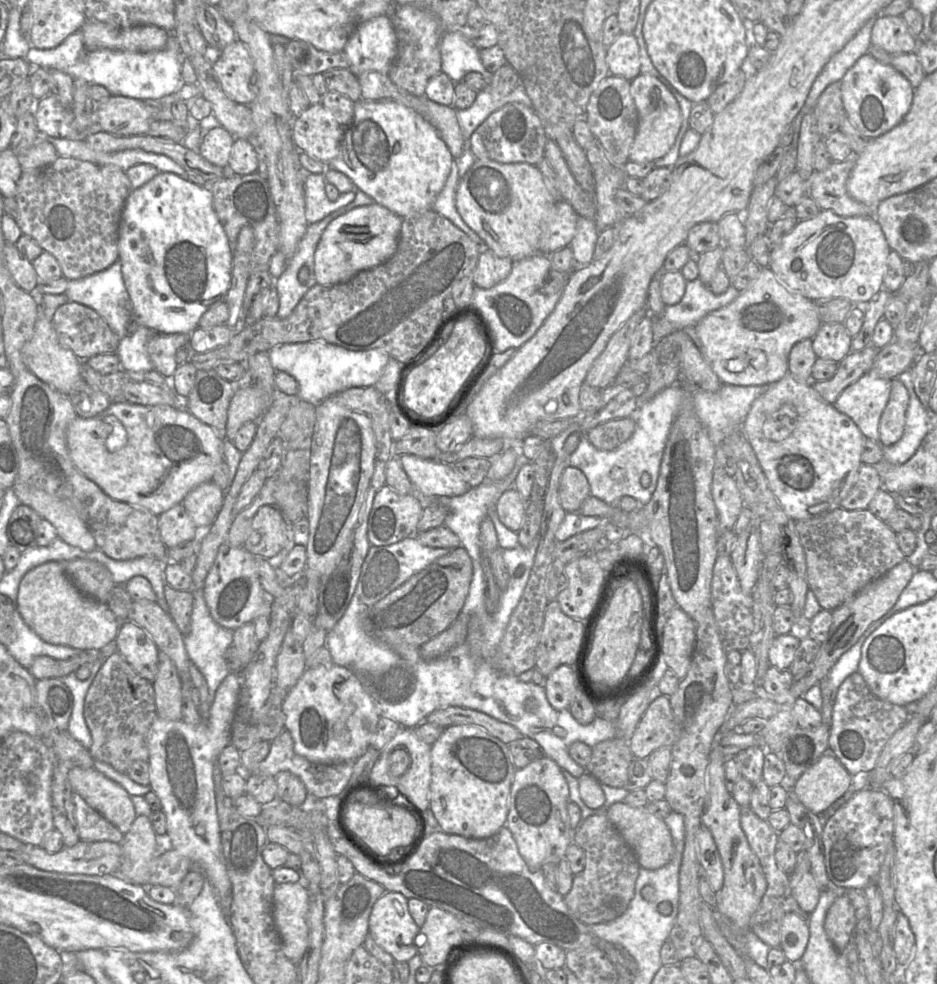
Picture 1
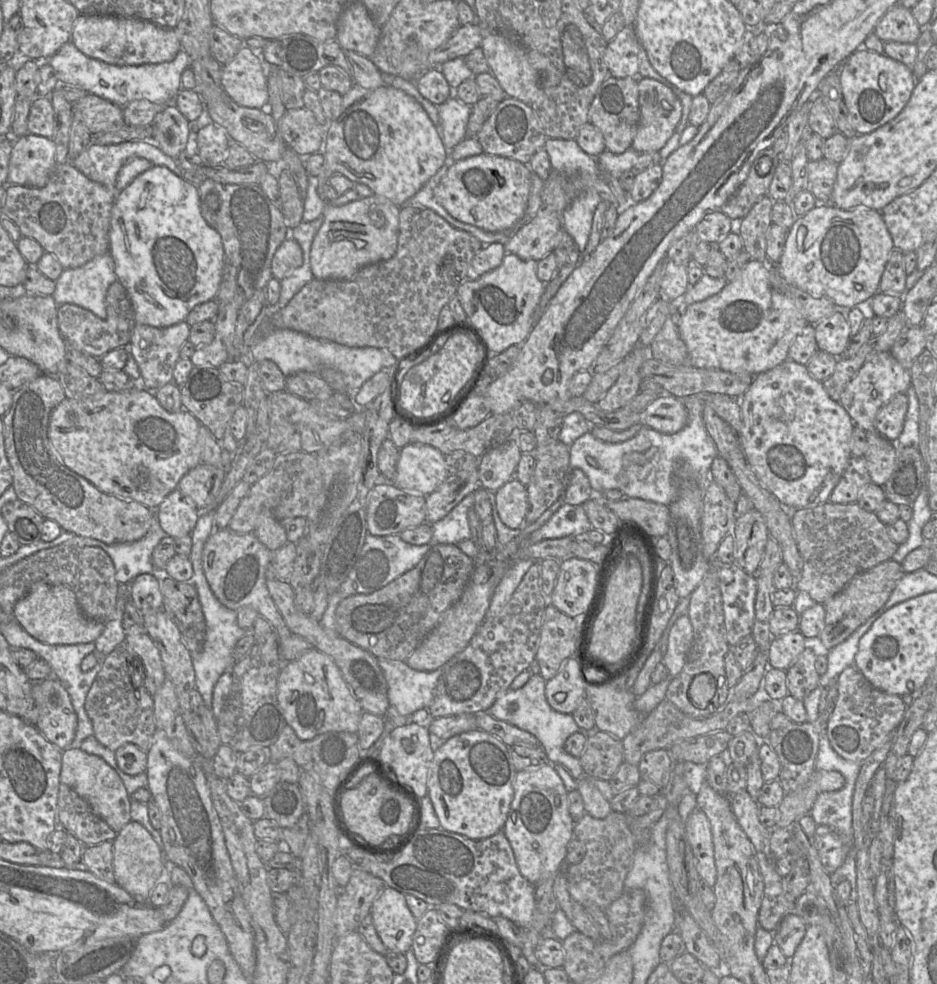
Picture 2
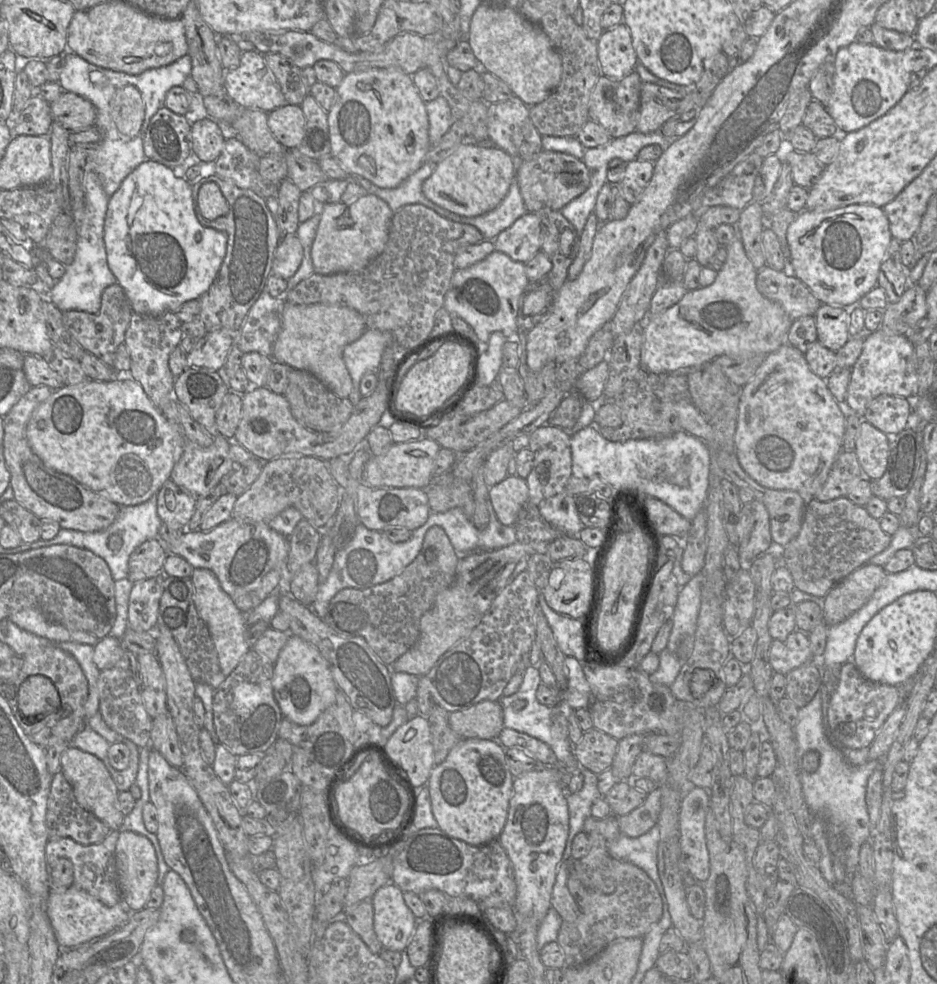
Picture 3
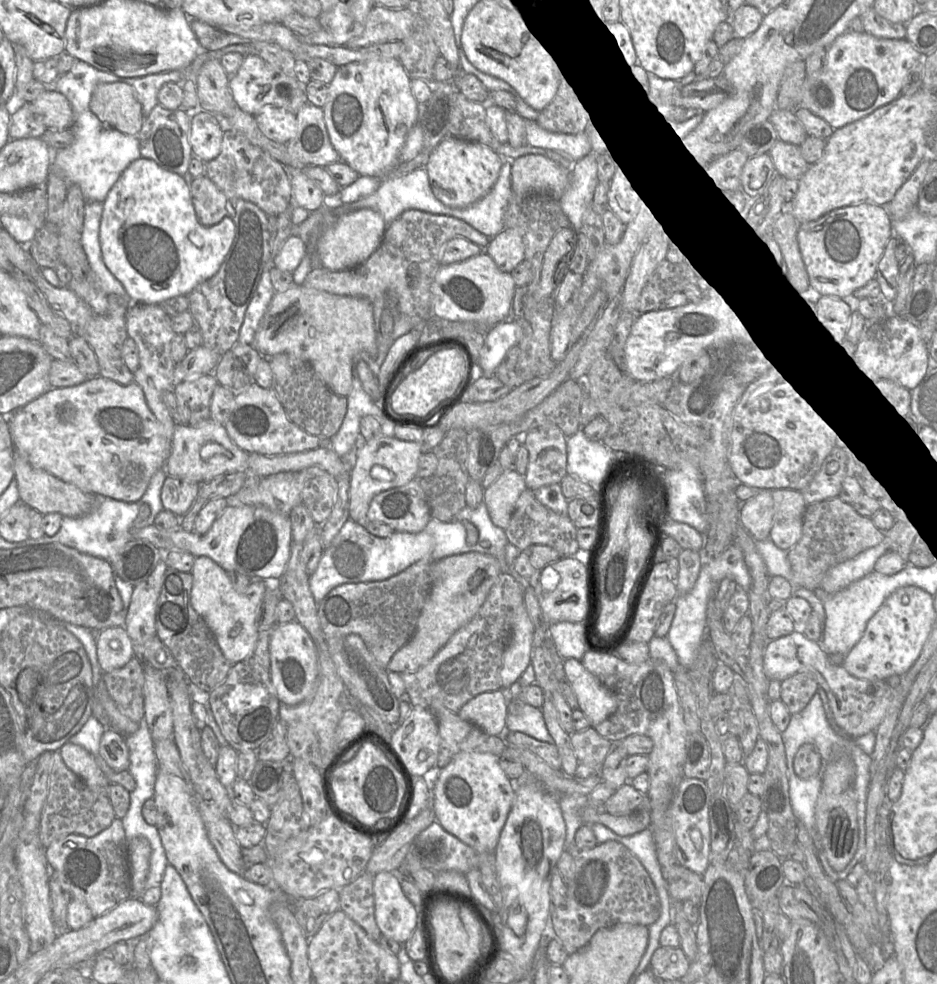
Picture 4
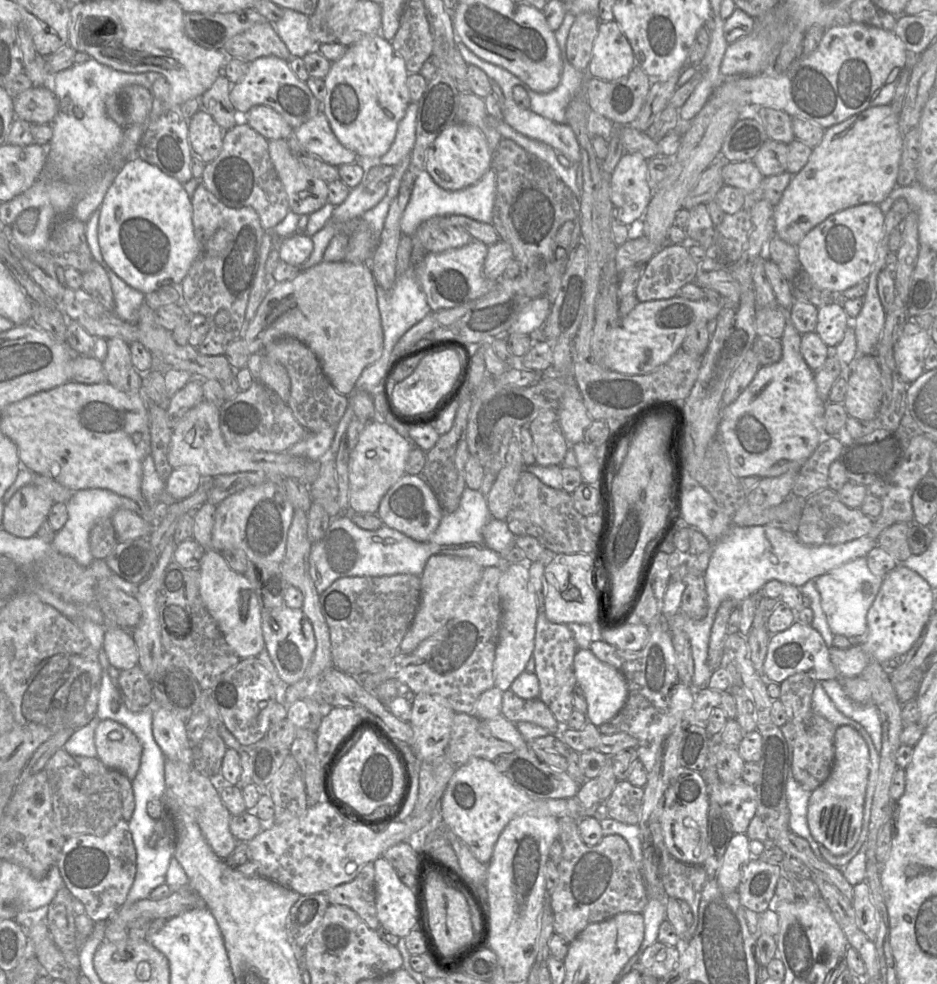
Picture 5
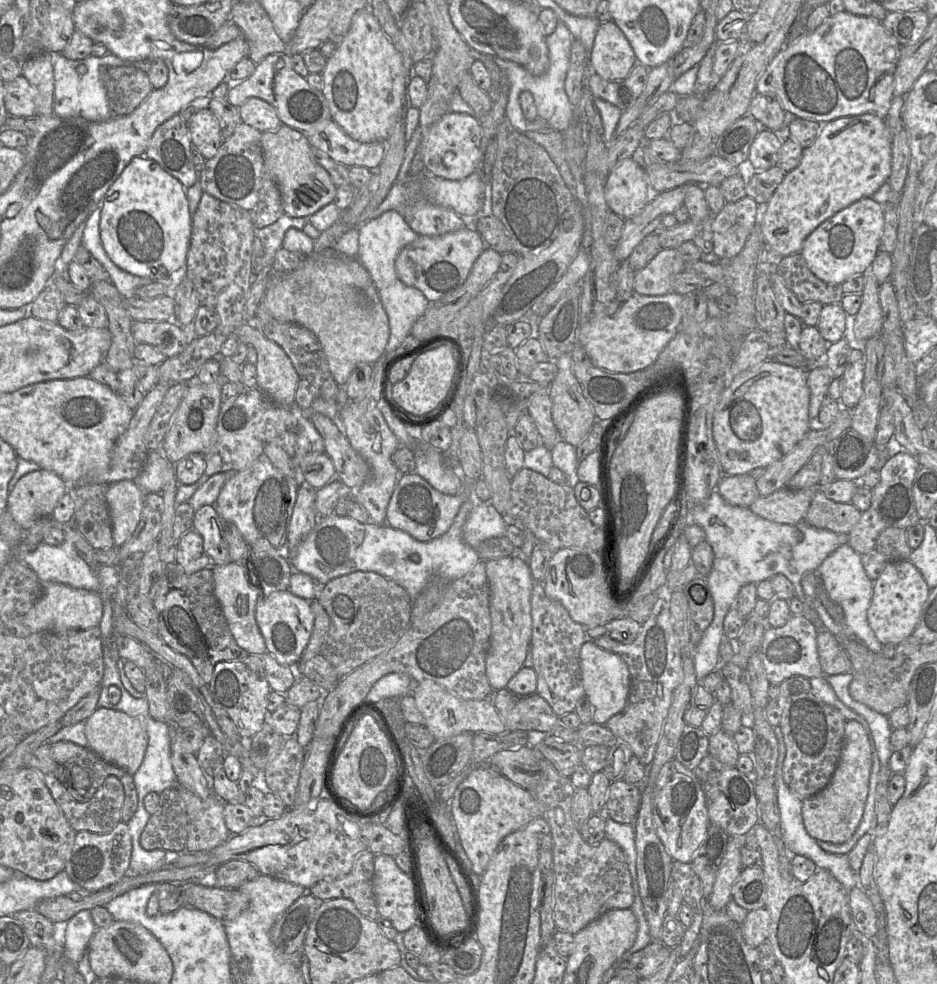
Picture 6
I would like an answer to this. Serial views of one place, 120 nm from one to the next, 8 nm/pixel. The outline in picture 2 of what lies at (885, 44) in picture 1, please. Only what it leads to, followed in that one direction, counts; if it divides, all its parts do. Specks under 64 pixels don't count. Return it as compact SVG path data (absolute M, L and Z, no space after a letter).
M895 4L880 18L873 32L883 42L915 43L921 33L921 26L913 17L911 9Z

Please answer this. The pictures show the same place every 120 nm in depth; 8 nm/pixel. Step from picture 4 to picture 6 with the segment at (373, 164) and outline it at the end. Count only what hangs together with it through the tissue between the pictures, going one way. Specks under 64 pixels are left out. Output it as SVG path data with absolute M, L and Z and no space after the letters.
M369 7L354 15L348 33L321 75L331 119L352 139L363 143L386 141L395 122L405 118L409 106L408 70Z

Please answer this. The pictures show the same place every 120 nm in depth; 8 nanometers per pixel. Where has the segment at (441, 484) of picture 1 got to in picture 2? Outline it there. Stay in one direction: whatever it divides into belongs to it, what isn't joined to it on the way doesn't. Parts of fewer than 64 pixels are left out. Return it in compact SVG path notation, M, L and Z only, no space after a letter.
M409 443L400 449L392 483L407 492L427 496L448 476L445 455L430 445Z

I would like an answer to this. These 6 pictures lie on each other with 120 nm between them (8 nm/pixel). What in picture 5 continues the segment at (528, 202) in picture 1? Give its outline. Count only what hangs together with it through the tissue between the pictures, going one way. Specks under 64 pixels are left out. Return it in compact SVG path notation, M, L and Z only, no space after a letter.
M456 122L446 128L427 151L425 171L435 183L448 191L456 191L478 182L492 168L493 153L483 133L475 126Z

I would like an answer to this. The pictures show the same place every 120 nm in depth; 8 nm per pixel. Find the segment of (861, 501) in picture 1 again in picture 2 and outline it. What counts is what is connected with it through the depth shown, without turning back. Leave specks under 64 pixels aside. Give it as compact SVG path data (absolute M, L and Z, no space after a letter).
M852 456L829 500L832 503L855 503L861 490L871 483L864 457Z

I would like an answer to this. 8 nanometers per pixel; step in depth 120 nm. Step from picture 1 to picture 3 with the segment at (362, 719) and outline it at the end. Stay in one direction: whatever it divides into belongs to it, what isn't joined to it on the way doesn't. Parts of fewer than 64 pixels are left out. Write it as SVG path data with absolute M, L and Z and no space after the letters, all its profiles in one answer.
M291 634L274 663L274 697L284 717L299 725L310 725L334 703L338 687L327 661L320 651Z

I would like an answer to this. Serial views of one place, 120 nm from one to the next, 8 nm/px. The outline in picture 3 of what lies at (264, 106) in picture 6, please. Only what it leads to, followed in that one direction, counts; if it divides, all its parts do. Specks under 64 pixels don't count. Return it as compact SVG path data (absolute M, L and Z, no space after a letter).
M284 105L268 113L268 127L287 149L297 148L306 133L306 118L300 105Z

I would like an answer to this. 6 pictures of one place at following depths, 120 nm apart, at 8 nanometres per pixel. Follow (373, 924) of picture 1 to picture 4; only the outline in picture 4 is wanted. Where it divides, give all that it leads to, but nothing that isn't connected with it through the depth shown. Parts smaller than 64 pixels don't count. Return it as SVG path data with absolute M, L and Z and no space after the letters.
M395 872L374 876L375 920L381 934L404 944L417 929L417 908L405 896Z

